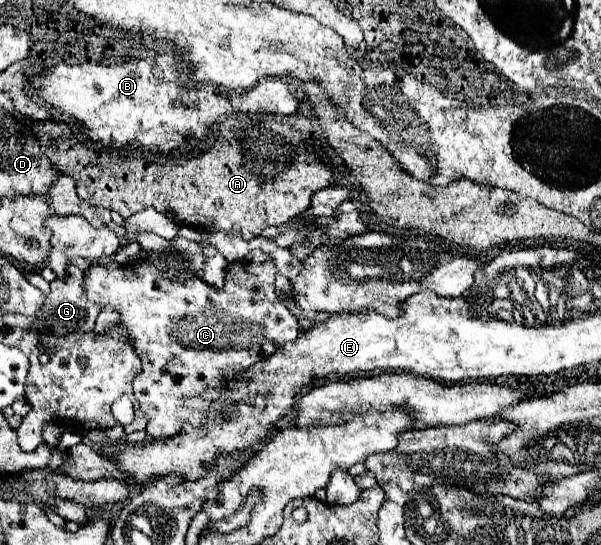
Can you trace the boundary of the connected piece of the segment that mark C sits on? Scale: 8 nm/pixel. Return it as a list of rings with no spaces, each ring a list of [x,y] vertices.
[[[268,260],[264,264],[252,264],[252,262],[236,262],[236,264],[230,264],[228,266],[228,274],[224,278],[224,288],[218,290],[210,284],[206,284],[202,278],[198,278],[196,274],[180,274],[180,276],[166,276],[164,272],[158,272],[154,266],[146,264],[146,262],[130,262],[130,264],[124,264],[124,266],[100,266],[100,264],[94,264],[88,274],[86,274],[86,280],[84,280],[84,290],[86,290],[86,296],[88,300],[92,302],[100,302],[102,306],[108,306],[108,308],[114,308],[120,312],[120,322],[128,328],[128,336],[130,336],[130,344],[136,348],[138,356],[142,358],[142,372],[134,378],[134,396],[136,400],[140,402],[140,408],[144,410],[146,418],[148,418],[148,424],[146,424],[146,434],[148,438],[152,440],[164,440],[166,436],[176,436],[184,424],[190,423],[195,428],[200,428],[207,423],[206,412],[209,409],[210,398],[216,398],[216,394],[220,394],[224,390],[224,384],[228,384],[228,380],[248,380],[246,378],[246,372],[252,364],[260,362],[260,360],[266,360],[268,356],[272,356],[276,352],[276,348],[280,348],[282,344],[286,342],[292,342],[298,338],[300,334],[300,324],[296,320],[296,316],[278,300],[276,292],[274,292],[274,278],[276,278],[276,264],[274,260]]]

